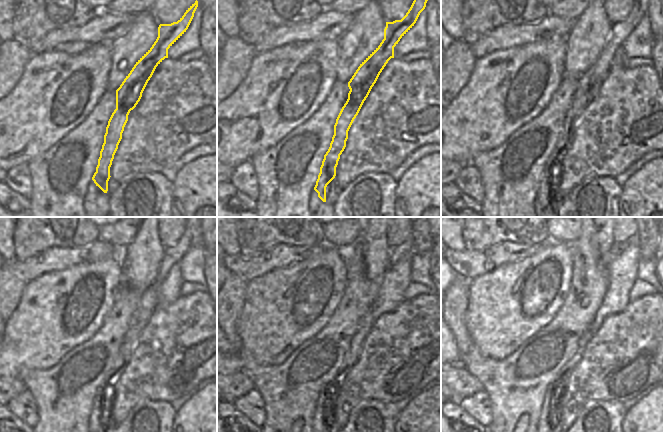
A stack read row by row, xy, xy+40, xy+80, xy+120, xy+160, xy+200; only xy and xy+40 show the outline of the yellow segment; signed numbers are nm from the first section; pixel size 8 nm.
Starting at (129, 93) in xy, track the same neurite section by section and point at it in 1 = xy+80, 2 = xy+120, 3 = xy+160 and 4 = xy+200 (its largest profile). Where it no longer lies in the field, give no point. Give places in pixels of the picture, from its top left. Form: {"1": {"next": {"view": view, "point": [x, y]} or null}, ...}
{"1": {"next": {"view": "xy+80", "point": [590, 82]}}, "2": {"next": {"view": "xy+120", "point": [149, 301]}}, "3": {"next": {"view": "xy+160", "point": [326, 401]}}, "4": {"next": {"view": "xy+200", "point": [552, 397]}}}

